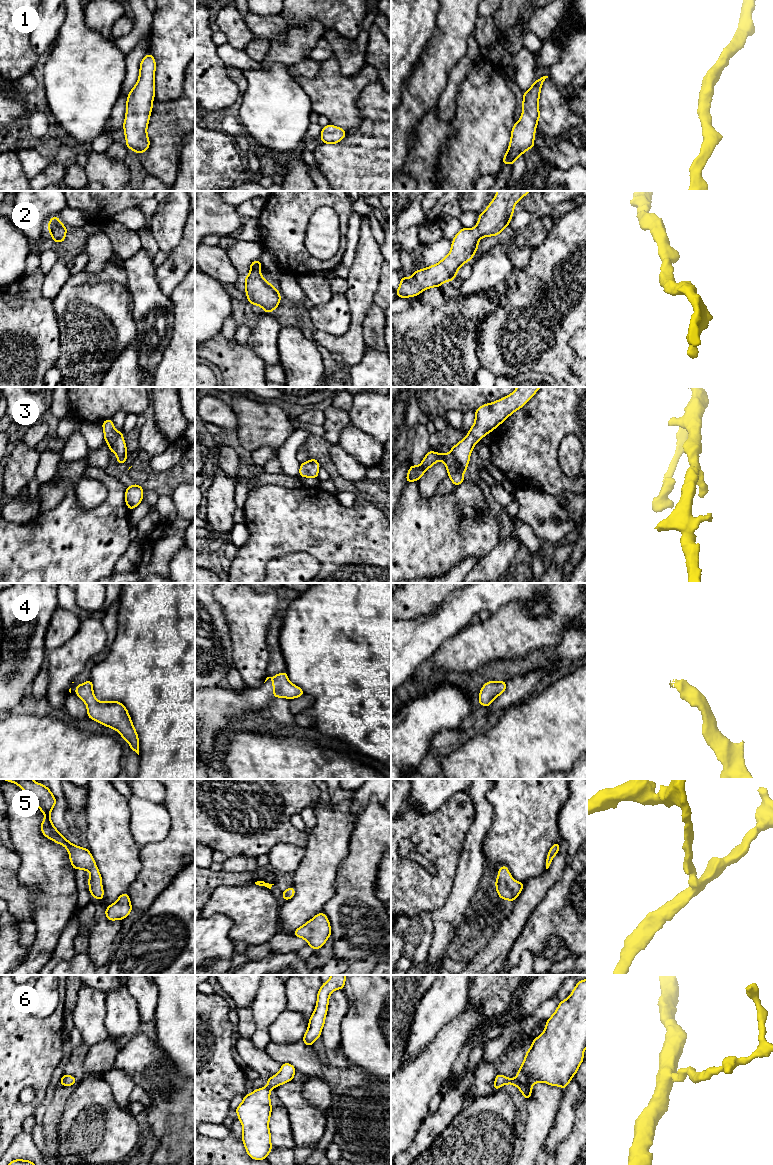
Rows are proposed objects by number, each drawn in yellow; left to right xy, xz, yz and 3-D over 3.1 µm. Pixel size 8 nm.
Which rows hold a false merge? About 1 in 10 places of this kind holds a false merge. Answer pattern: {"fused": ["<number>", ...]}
{"fused": []}

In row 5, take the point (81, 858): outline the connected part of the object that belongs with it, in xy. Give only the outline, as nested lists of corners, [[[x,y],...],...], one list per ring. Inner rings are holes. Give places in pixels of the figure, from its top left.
[[[2,779],[17,784],[26,792],[35,802],[37,807],[45,815],[41,822],[41,831],[43,835],[52,841],[63,845],[69,852],[69,858],[72,867],[89,871],[91,876],[88,878],[90,894],[97,900],[102,900],[104,891],[102,888],[102,878],[96,866],[93,856],[87,848],[82,848],[70,843],[53,825],[50,819],[50,813],[56,804],[56,798],[49,788],[44,784],[34,782],[32,779]]]

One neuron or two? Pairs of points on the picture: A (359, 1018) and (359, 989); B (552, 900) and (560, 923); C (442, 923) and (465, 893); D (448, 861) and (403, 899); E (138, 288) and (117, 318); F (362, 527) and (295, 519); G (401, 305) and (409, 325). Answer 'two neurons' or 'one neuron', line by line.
A: one neuron
B: one neuron
C: one neuron
D: one neuron
E: two neurons
F: one neuron
G: two neurons

